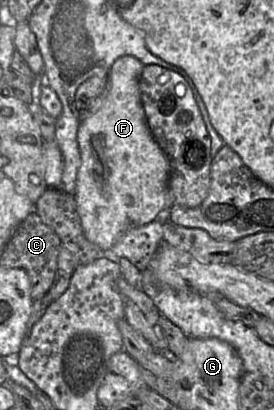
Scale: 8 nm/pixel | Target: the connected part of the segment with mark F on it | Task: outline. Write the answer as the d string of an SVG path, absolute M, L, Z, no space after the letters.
M133 56L119 57L110 68L111 88L105 101L94 114L83 116L78 128L77 141L81 166L73 196L86 238L104 251L110 250L129 228L145 225L154 220L169 219L170 166L147 125L139 91L139 80L144 66Z

